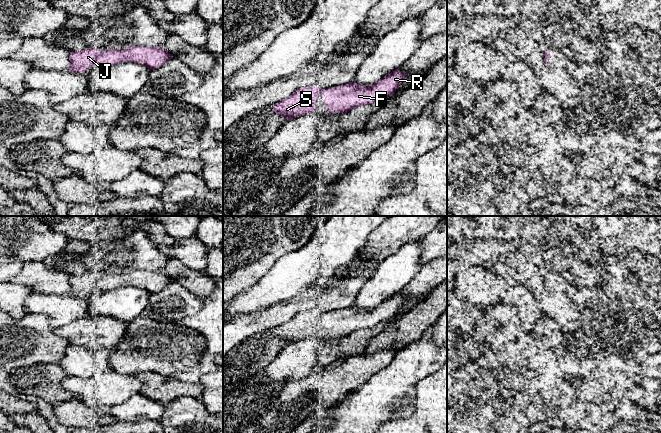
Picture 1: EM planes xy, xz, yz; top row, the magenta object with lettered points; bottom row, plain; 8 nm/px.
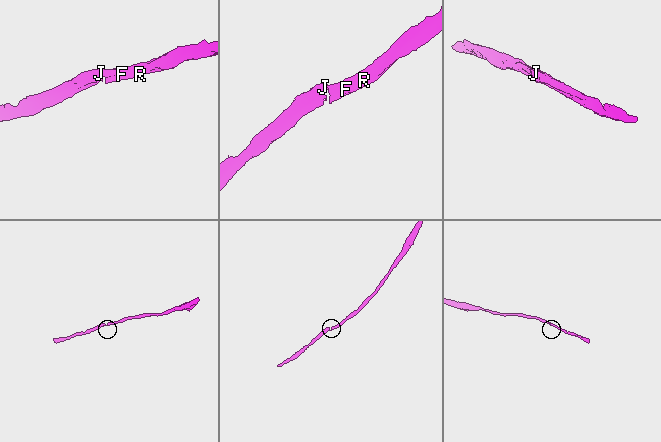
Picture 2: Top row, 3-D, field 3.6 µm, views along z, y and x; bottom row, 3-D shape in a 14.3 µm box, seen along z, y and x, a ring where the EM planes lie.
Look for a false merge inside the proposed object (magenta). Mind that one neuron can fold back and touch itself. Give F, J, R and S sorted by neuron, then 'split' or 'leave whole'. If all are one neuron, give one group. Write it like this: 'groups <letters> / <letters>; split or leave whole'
groups F J R S; leave whole

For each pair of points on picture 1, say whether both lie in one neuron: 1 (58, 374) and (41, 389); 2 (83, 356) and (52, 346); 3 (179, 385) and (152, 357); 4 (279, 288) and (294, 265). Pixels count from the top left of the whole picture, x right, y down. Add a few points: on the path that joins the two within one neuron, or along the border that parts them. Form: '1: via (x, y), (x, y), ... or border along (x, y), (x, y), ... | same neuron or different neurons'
1: via (54, 376), (45, 385) | same neuron
2: border along (70, 344), (64, 356), (57, 362) | different neurons
3: border along (148, 371), (172, 376) | different neurons
4: via (281, 282), (292, 271) | same neuron

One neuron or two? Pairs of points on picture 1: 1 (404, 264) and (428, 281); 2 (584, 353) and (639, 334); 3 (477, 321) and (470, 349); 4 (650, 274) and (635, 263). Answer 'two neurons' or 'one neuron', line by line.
1: two neurons
2: two neurons
3: two neurons
4: one neuron

